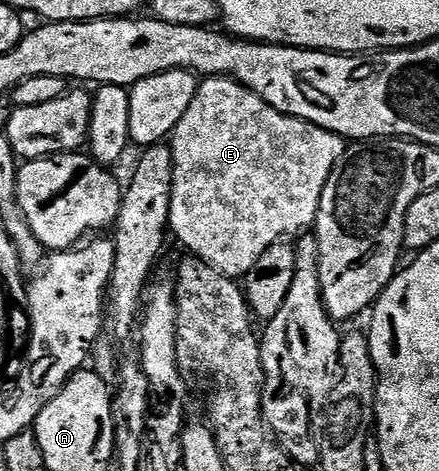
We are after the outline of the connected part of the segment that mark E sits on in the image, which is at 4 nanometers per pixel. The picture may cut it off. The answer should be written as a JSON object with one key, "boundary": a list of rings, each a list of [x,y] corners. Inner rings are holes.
{"boundary":[[[223,76],[205,77],[197,85],[196,94],[190,100],[190,108],[186,108],[182,120],[178,120],[176,129],[170,135],[170,145],[172,147],[172,199],[168,224],[171,233],[176,233],[177,240],[188,249],[185,251],[189,255],[202,259],[206,264],[210,264],[210,268],[233,280],[243,279],[250,272],[250,268],[258,264],[258,256],[262,256],[266,248],[292,236],[288,234],[299,235],[307,231],[315,223],[322,188],[326,188],[326,180],[330,172],[346,149],[345,139],[339,138],[334,132],[326,128],[318,128],[306,120],[298,120],[294,116],[286,116],[278,112],[273,106],[266,104],[266,100],[259,98],[253,90],[244,87],[241,82],[235,82],[234,79]]]}

